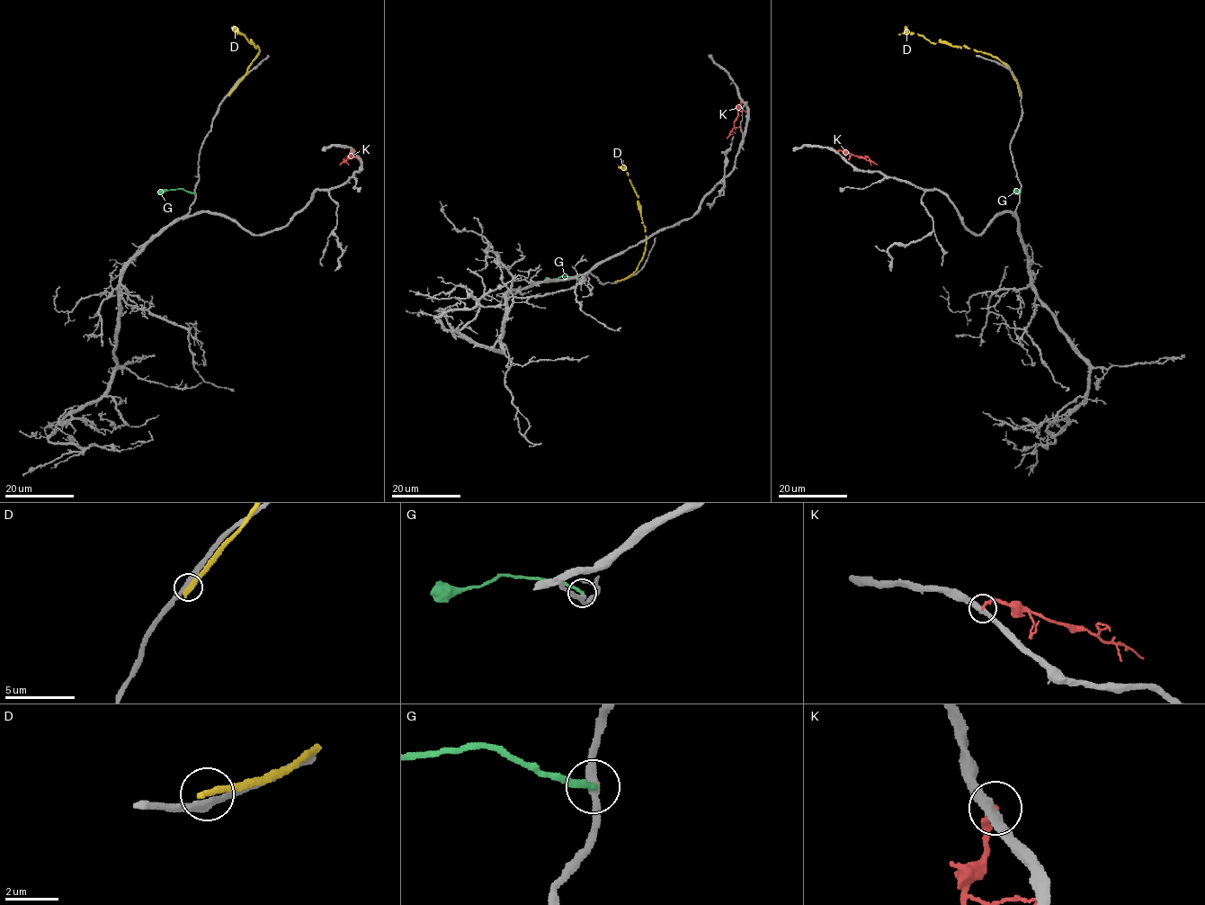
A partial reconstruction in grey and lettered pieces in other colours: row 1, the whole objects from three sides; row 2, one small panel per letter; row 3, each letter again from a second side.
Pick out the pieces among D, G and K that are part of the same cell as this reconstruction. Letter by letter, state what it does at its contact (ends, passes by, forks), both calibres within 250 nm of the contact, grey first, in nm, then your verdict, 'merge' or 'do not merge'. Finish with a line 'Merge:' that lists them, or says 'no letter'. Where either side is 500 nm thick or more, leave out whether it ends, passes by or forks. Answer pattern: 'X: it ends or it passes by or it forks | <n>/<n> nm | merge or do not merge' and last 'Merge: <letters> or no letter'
D: it ends | 320/340 nm | do not merge
G: it ends | 280/260 nm | do not merge
K: it ends | 380/240 nm | do not merge
Merge: no letter

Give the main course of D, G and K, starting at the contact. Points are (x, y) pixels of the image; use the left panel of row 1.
D: (229, 94), (259, 53), (257, 46), (243, 33), (238, 31), (236, 34)
G: (195, 193), (174, 189), (158, 194)
K: (355, 152), (340, 165)

